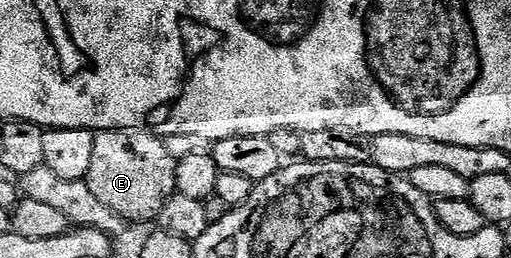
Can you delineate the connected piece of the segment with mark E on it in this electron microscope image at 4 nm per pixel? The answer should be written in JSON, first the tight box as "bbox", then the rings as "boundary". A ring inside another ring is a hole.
{"bbox":[86,129,177,223],"boundary":[[[104,129],[95,133],[93,160],[89,162],[89,175],[86,183],[89,190],[112,212],[126,223],[132,221],[154,222],[161,215],[162,208],[177,193],[176,160],[166,150],[164,138],[149,129]]]}

